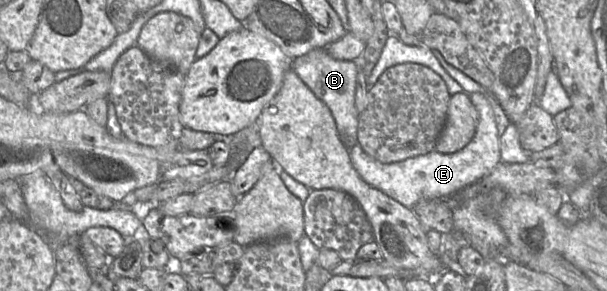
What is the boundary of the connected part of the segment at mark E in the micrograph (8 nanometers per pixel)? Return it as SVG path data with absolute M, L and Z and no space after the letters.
M474 98L478 124L472 140L453 154L432 152L404 161L383 164L367 155L359 144L349 149L350 161L360 178L408 209L422 200L450 199L486 176L500 161L500 138L493 110L486 98Z

